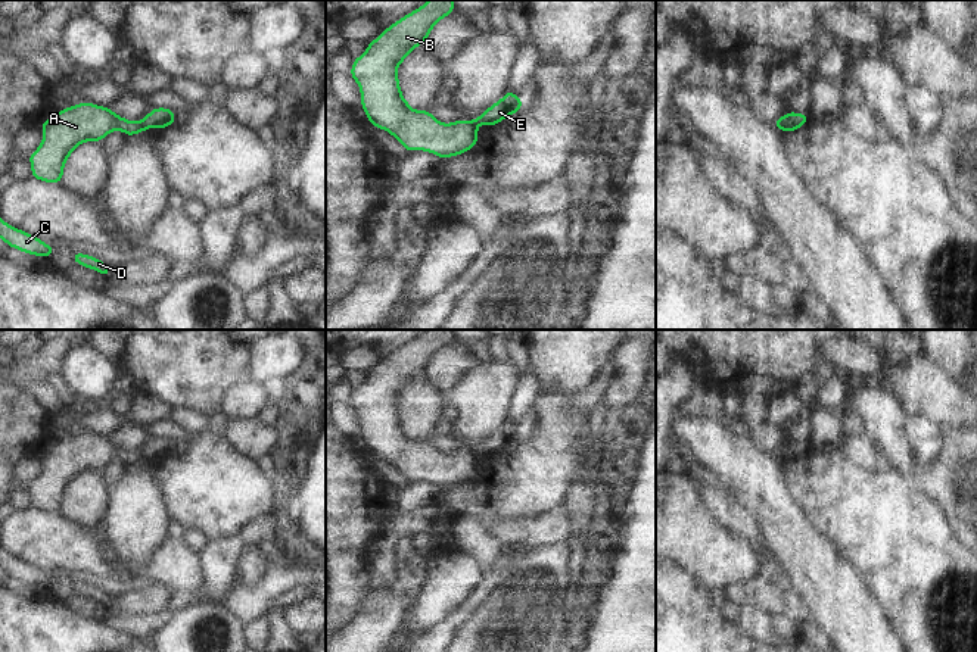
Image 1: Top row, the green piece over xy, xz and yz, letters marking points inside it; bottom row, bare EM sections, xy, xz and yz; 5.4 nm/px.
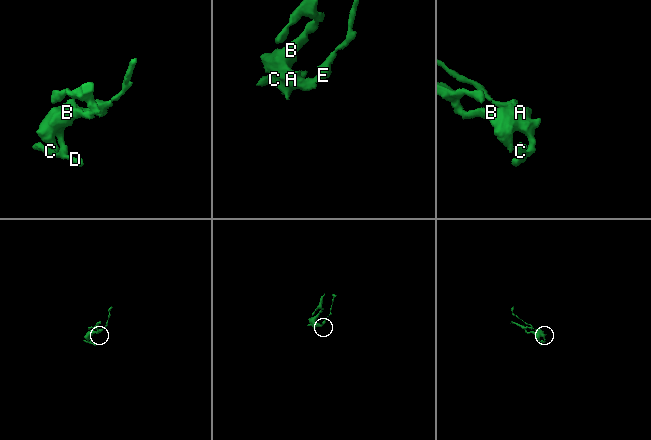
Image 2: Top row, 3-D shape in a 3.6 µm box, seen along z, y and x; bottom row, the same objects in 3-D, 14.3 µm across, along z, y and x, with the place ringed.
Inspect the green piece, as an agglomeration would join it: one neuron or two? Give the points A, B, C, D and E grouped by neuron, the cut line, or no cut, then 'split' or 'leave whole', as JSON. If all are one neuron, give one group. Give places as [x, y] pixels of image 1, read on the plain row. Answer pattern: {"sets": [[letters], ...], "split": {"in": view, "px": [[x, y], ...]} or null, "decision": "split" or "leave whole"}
{"sets": [["A", "B", "C", "D"], ["E"]], "split": {"in": "xy", "px": [[142, 451], [146, 459]]}, "decision": "split"}

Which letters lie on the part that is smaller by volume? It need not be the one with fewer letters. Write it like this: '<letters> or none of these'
E

